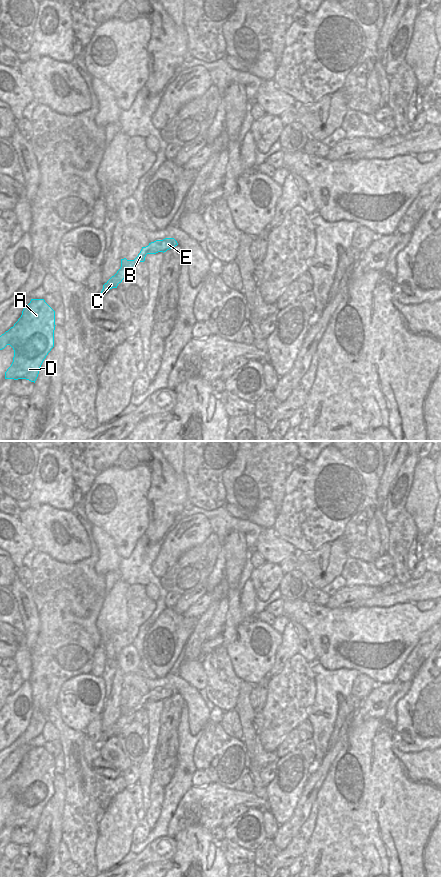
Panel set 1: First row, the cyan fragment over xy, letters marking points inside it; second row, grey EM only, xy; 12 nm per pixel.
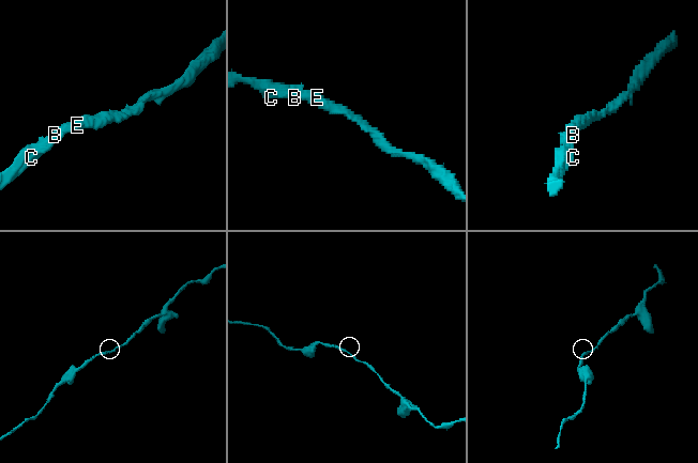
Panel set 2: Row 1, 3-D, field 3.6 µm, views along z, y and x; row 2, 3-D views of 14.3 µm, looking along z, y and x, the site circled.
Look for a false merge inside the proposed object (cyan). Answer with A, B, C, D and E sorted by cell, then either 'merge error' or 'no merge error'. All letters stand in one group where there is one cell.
A B C D E; no merge error

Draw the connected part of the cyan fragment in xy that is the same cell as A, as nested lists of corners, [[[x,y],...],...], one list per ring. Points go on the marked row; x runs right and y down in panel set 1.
[[[31,299],[14,326],[0,336],[0,350],[7,345],[14,350],[13,362],[5,372],[5,379],[26,379],[35,383],[44,359],[54,347],[55,326],[55,311],[44,299]]]

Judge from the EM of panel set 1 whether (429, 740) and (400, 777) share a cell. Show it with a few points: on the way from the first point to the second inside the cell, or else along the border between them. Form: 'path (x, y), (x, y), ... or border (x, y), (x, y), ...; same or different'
border (397, 745), (402, 751), (430, 750); different

